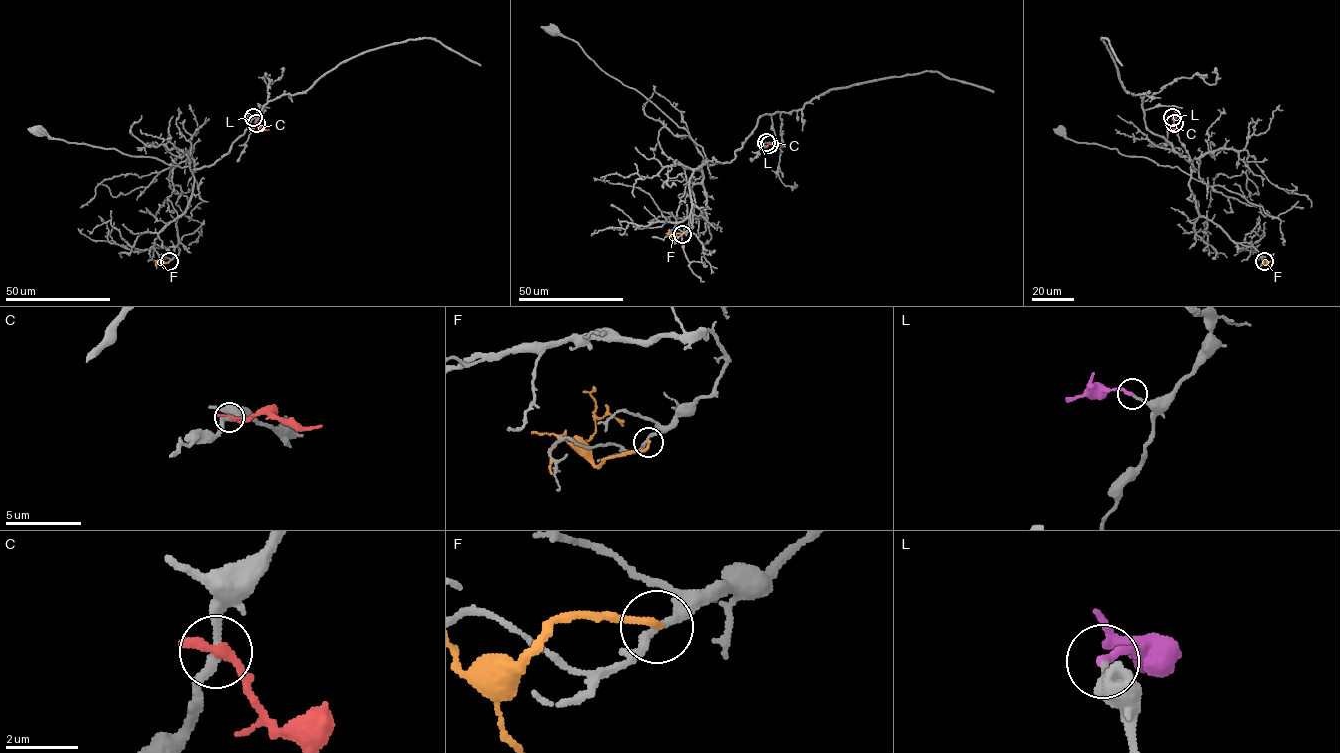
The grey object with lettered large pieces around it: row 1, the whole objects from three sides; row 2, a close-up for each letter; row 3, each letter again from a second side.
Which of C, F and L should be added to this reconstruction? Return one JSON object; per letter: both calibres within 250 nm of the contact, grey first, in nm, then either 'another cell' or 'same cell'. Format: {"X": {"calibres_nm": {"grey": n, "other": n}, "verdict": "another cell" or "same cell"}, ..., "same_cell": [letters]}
{"C": {"calibres_nm": {"grey": 240, "other": 360}, "verdict": "another cell"}, "F": {"calibres_nm": {"grey": 200, "other": 200}, "verdict": "another cell"}, "L": {"calibres_nm": {"grey": 190, "other": 240}, "verdict": "same cell"}, "same_cell": ["L"]}

